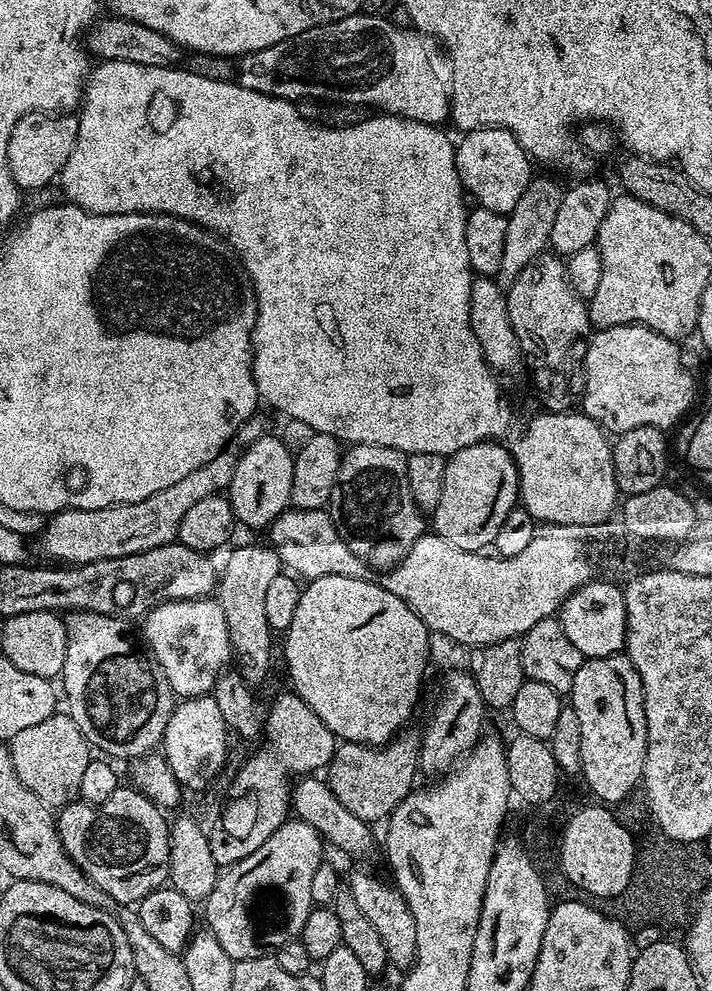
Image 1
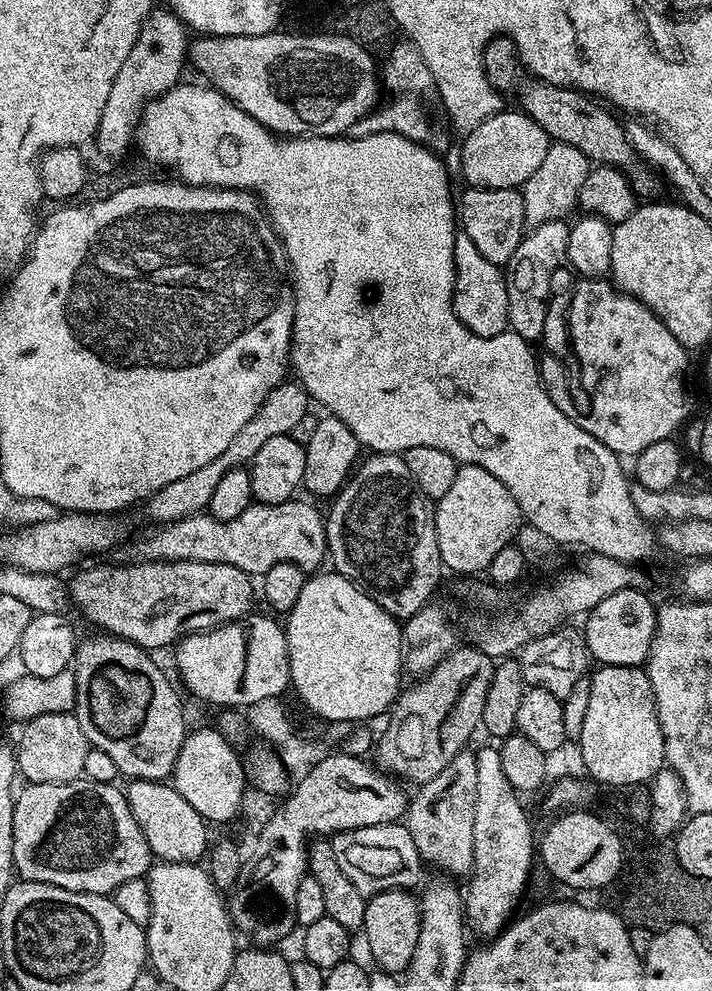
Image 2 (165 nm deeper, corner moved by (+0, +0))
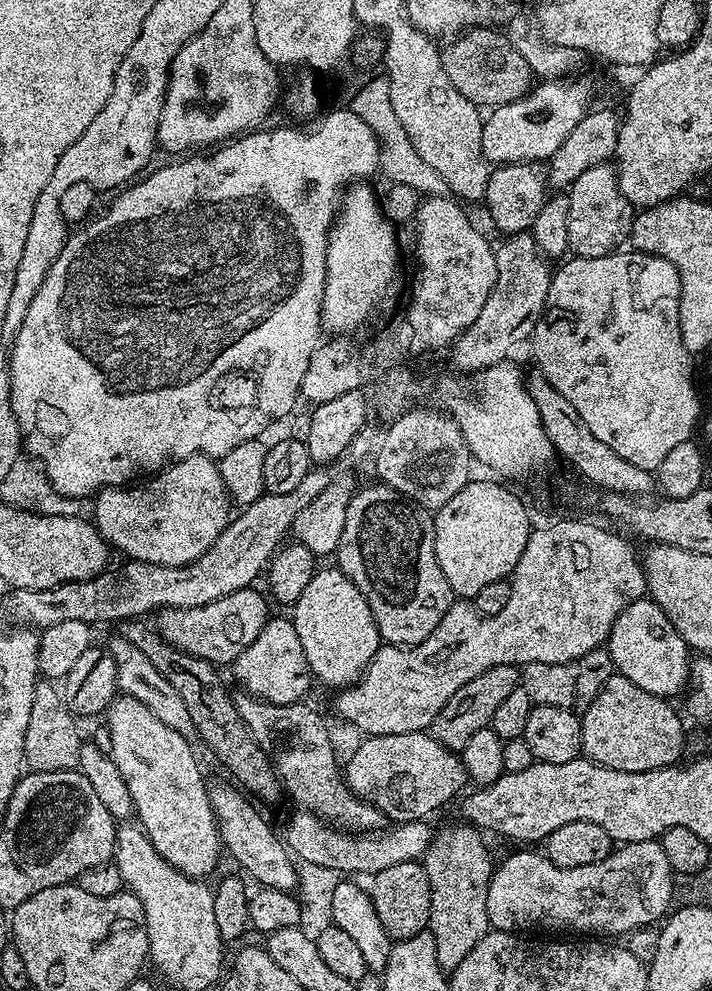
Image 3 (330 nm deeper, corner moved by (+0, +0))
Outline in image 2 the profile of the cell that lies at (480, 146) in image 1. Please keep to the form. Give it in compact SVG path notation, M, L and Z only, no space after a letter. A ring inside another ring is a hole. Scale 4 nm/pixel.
M503 110L482 121L473 132L463 137L464 145L460 148L460 172L468 179L473 188L489 188L490 190L506 190L507 188L523 189L525 182L542 166L542 158L546 158L546 150L550 143L546 130L534 122L527 112L519 110Z

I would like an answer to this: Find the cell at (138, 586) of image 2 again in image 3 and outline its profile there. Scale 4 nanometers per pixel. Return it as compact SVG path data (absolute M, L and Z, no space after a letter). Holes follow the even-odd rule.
M255 587L243 588L234 594L226 594L226 598L218 598L218 602L206 602L206 606L159 609L154 616L154 619L156 619L154 621L155 630L166 643L186 654L199 656L201 660L206 660L213 666L221 666L220 664L231 665L238 658L238 654L242 654L254 642L254 638L258 638L258 634L262 634L262 630L269 622L269 601L263 591L261 591L262 593L256 591Z

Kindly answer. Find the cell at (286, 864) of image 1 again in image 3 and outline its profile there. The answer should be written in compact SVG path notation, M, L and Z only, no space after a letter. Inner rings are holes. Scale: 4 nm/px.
M427 731L369 736L361 741L356 753L349 758L348 764L346 760L343 765L344 779L347 780L348 788L353 794L365 800L367 804L373 804L389 821L427 821L431 812L438 811L443 804L450 803L452 799L455 801L465 791L464 784L469 783L463 759L446 746L442 746Z

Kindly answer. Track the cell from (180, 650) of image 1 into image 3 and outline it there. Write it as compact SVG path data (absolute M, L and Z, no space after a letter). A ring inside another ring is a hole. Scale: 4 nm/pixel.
M269 619L268 624L234 661L236 680L247 695L264 701L265 704L299 704L305 699L308 687L314 684L310 666L306 662L306 650L298 639L291 619Z

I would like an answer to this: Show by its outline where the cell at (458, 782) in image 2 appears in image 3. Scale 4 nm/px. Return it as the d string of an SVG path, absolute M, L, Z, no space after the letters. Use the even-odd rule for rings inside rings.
M467 822L452 824L437 831L432 845L422 857L426 877L430 884L430 918L428 928L432 933L438 962L445 973L451 974L470 950L488 931L487 890L491 884L494 861L484 845L481 829Z

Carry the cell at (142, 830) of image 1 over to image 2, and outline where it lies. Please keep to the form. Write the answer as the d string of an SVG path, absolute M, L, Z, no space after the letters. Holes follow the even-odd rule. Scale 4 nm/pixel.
M78 779L69 784L30 784L25 783L24 789L17 791L12 806L12 866L15 875L20 880L33 880L43 884L53 884L59 888L65 888L71 892L85 892L86 894L98 894L108 896L115 893L122 882L130 882L130 878L144 878L148 875L148 869L154 863L154 857L134 814L130 814L128 797L123 791L119 792L116 784L99 784L93 780Z

